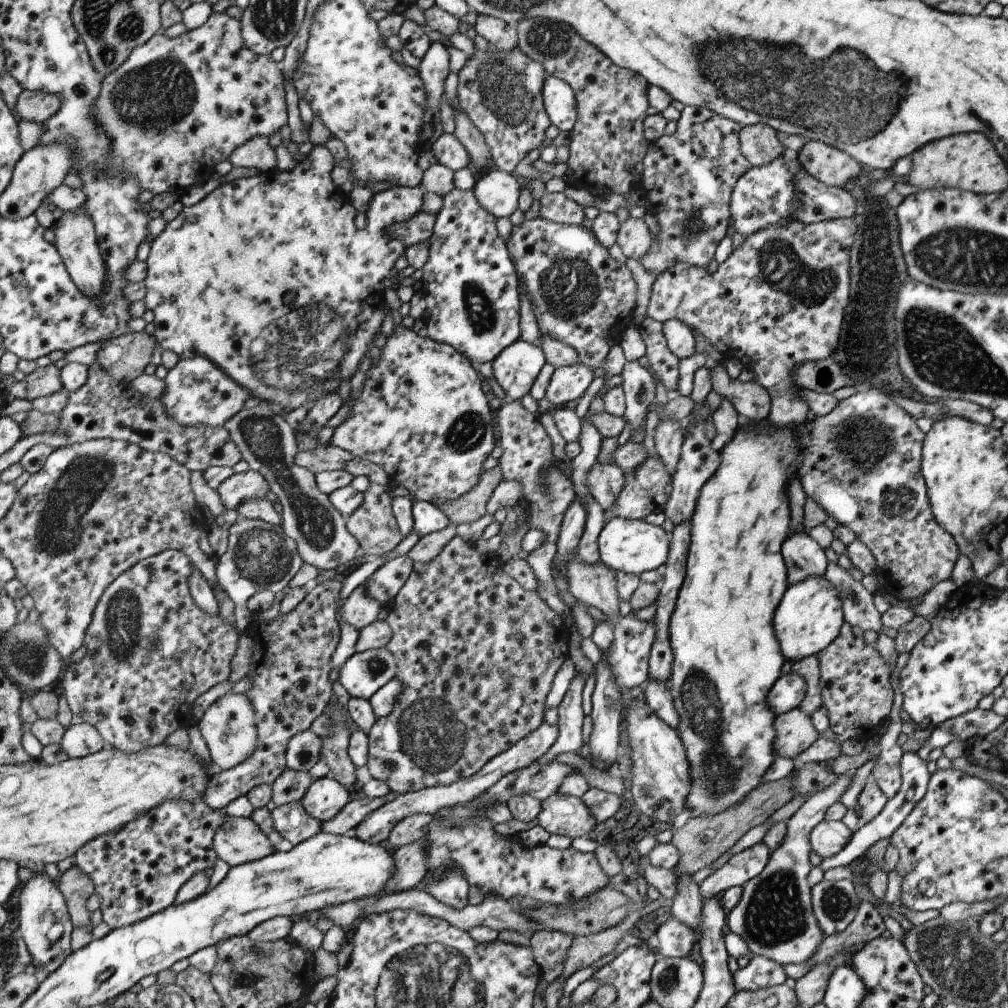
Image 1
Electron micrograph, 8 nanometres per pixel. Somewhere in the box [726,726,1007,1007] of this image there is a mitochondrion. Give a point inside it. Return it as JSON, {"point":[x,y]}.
{"point":[970,974]}

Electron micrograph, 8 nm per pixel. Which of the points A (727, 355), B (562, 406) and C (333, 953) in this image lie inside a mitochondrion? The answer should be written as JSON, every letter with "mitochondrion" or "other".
{"A":"other","B":"other","C":"other"}

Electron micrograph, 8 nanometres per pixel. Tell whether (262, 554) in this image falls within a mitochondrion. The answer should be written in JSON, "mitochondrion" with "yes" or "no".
{"mitochondrion":"yes"}

